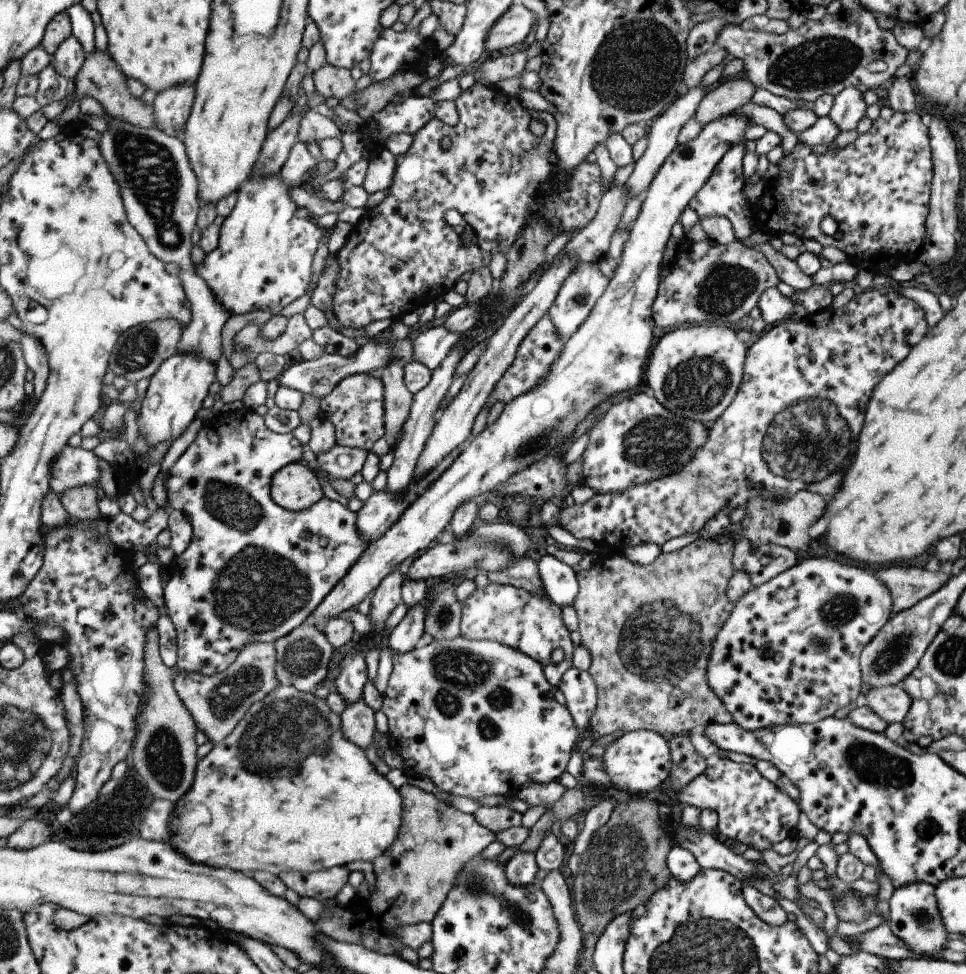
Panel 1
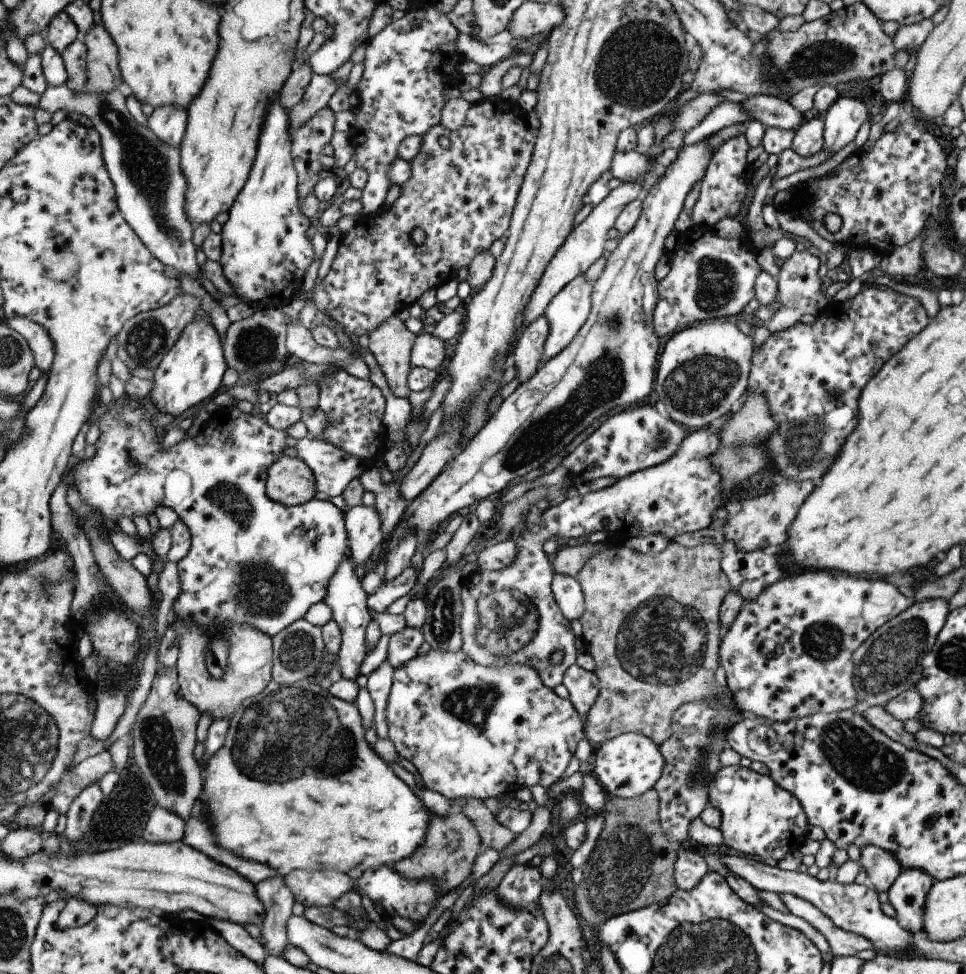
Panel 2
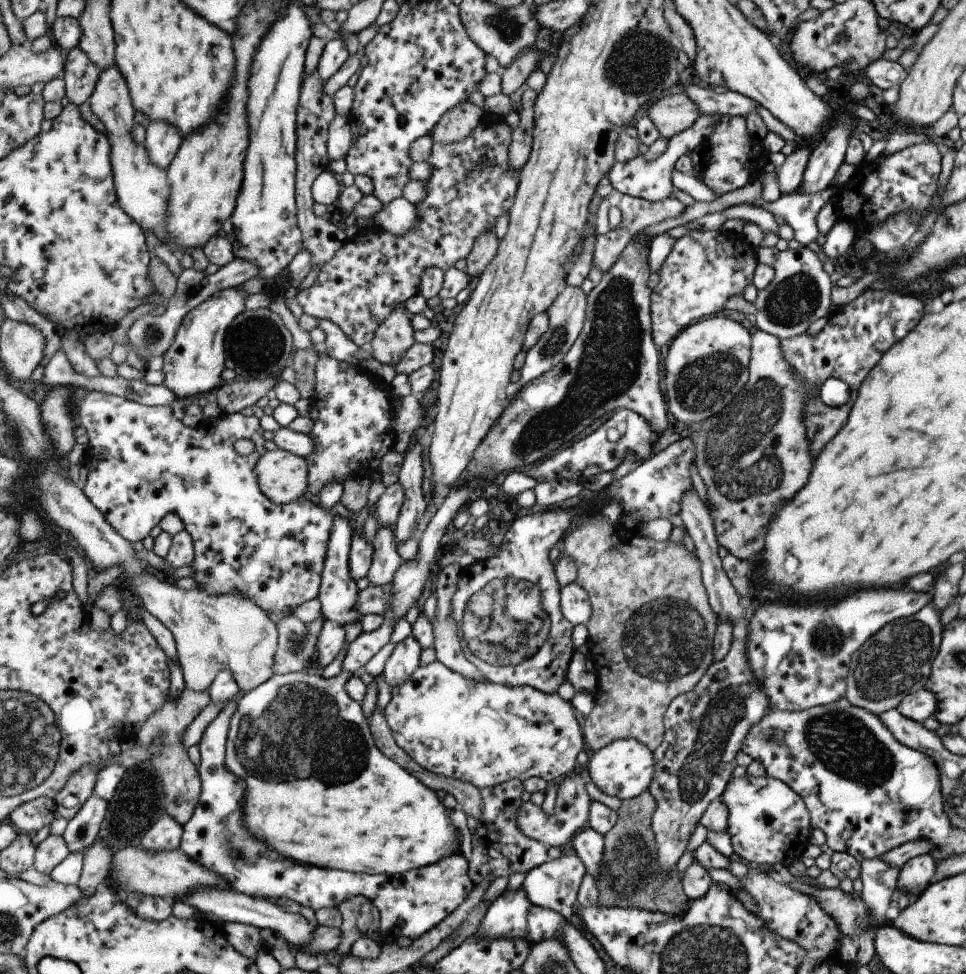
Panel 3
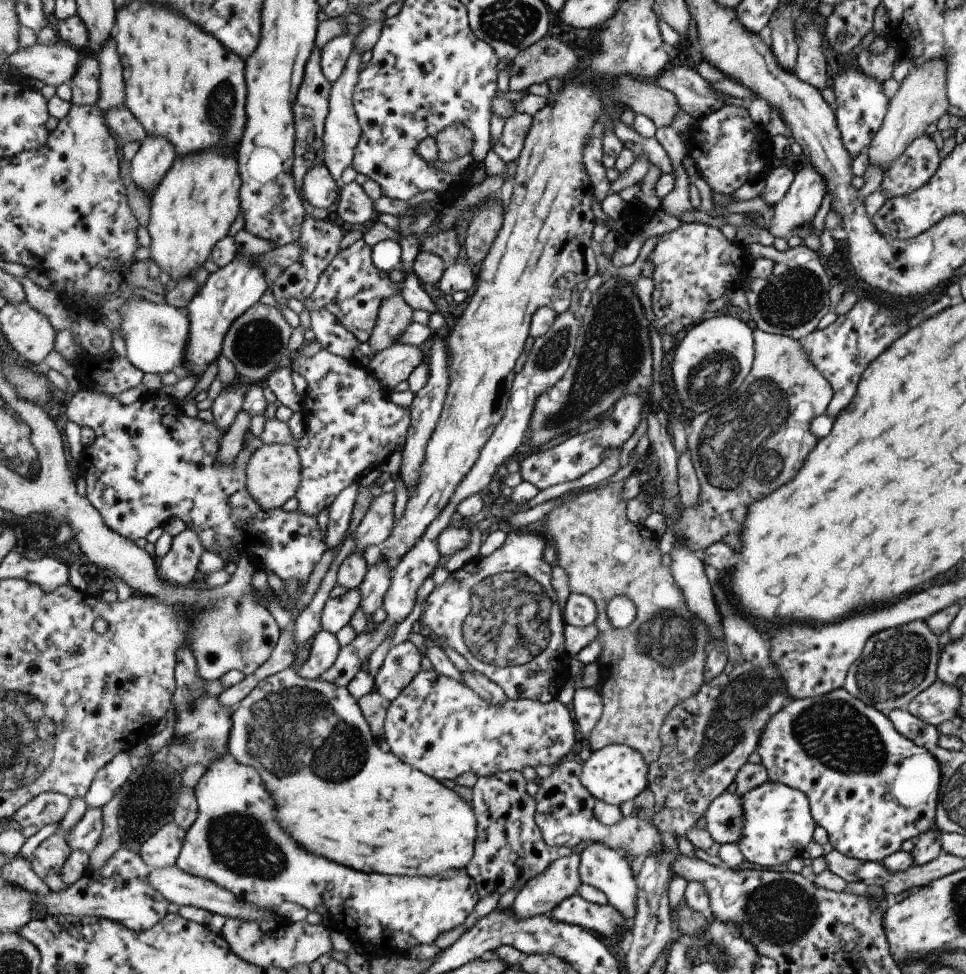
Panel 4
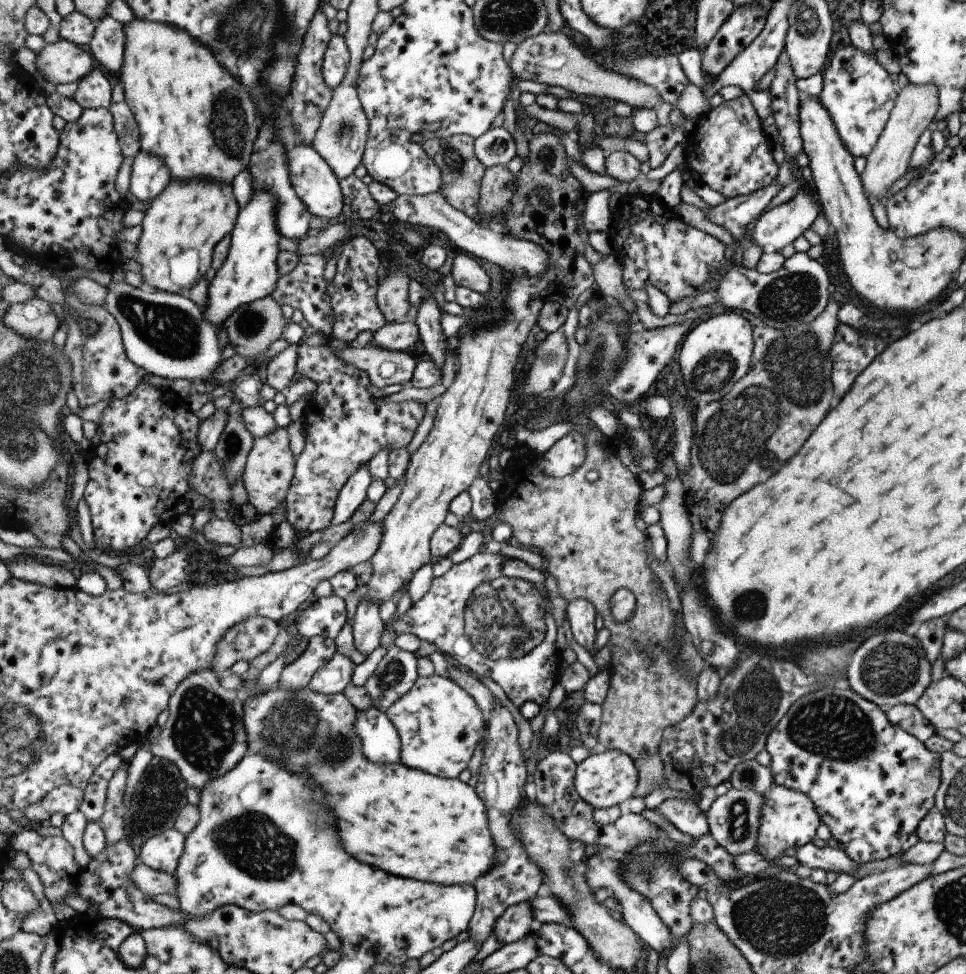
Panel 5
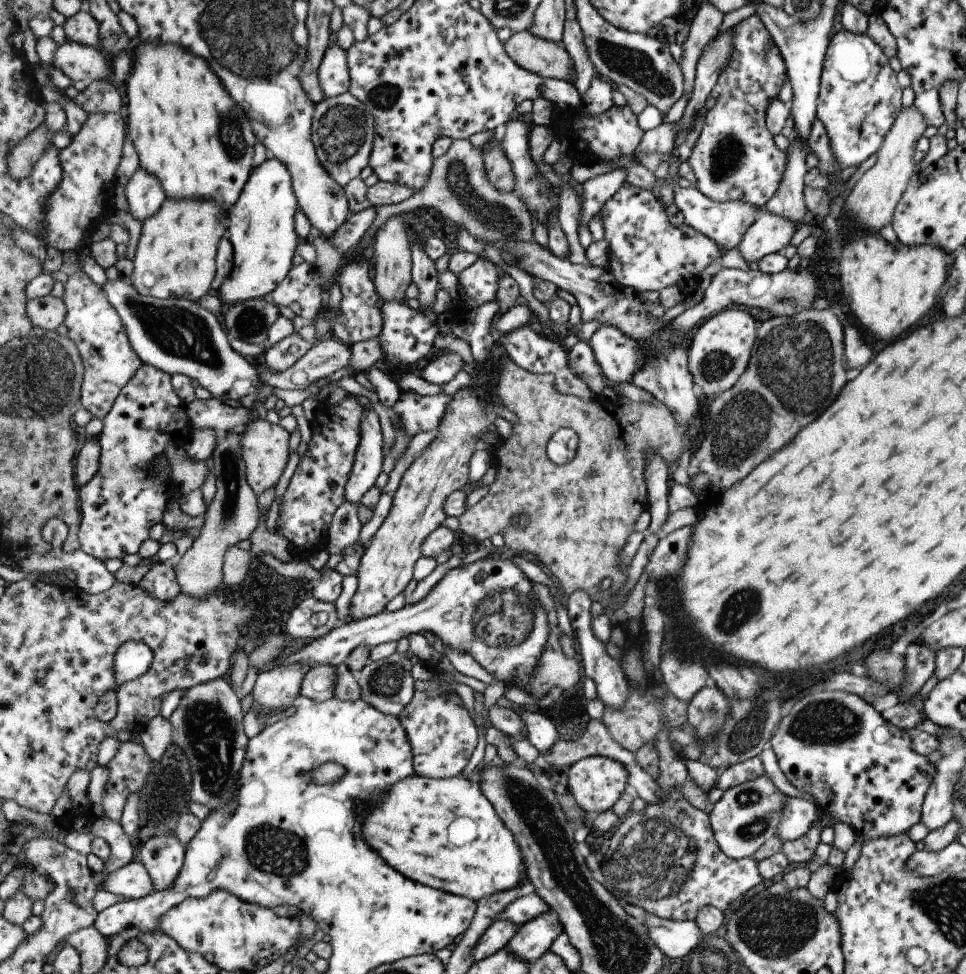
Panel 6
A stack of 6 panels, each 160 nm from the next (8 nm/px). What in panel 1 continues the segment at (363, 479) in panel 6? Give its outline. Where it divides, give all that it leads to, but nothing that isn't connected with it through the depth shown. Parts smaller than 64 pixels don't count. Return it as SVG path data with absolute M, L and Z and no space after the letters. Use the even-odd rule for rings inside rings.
M357 650L356 654L347 654L340 663L336 677L336 688L351 707L363 698L363 690L367 686L368 666L366 656Z

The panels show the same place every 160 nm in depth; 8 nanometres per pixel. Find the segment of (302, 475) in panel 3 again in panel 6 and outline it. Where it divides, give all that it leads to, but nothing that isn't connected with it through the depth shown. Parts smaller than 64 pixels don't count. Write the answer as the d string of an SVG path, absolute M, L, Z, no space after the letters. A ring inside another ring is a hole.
M259 418L253 420L251 424L247 424L242 435L241 446L243 446L247 480L257 496L263 495L263 492L269 488L277 486L277 482L281 480L281 476L289 464L289 454L291 453L289 438L291 438L291 434L282 425L271 424L265 418Z

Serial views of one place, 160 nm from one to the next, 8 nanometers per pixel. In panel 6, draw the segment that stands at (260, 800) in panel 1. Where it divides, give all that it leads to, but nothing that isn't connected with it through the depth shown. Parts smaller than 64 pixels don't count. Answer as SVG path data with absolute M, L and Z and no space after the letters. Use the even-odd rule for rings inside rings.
M416 774L411 776L411 778L401 780L401 782L391 788L390 794L386 796L386 799L382 803L380 802L374 811L371 811L370 819L363 824L363 836L365 836L365 840L370 842L371 849L375 848L375 852L379 852L379 856L383 860L387 860L387 865L391 864L395 870L401 872L404 876L443 892L471 898L476 903L481 902L485 896L493 896L497 892L511 890L511 888L519 886L521 882L530 880L529 874L527 874L527 860L523 856L525 852L523 852L522 846L519 845L518 838L511 832L503 818L499 816L498 810L495 809L495 806L491 804L489 798L483 793L481 785L473 778L467 780L467 778L463 778L460 775L451 779L437 780Z

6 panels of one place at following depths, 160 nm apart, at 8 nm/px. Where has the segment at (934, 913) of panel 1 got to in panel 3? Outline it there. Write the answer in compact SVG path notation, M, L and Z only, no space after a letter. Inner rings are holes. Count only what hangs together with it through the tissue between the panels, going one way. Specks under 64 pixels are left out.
M930 854L910 858L896 874L894 892L907 892L917 896L929 884L936 870L936 863Z

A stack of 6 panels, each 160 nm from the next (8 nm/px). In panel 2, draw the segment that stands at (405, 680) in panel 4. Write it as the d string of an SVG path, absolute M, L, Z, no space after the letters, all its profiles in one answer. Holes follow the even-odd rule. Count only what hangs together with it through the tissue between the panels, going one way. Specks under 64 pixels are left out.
M409 625L393 633L390 636L388 648L389 662L395 669L401 668L419 654L419 648L421 648L421 644L425 644L425 641L424 632Z

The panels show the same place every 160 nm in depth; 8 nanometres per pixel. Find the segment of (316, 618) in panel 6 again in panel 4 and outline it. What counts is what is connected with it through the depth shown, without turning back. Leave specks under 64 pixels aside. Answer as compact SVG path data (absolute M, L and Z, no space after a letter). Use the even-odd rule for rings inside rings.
M350 589L340 597L330 598L323 611L322 625L325 631L338 632L351 622L353 615L361 609L362 590Z

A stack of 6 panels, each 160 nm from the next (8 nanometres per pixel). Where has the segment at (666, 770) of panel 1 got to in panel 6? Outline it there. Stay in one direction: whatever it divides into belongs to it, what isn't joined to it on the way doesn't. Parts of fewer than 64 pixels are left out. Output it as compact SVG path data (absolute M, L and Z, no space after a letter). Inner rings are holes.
M603 756L588 757L576 764L573 764L568 771L569 790L575 798L582 812L603 813L610 811L615 802L623 796L630 784L630 773L625 765L617 760L612 760Z

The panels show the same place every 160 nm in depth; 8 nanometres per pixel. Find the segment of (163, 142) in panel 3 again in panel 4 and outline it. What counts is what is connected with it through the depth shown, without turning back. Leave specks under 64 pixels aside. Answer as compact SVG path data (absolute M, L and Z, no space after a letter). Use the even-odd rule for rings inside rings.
M148 135L131 160L131 177L137 187L153 192L174 165L178 152L163 135Z

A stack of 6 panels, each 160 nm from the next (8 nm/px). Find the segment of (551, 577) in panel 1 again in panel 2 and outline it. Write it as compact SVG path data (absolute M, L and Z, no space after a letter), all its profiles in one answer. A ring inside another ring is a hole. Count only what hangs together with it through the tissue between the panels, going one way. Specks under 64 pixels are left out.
M556 572L552 587L563 614L570 621L581 620L586 609L586 602L579 579Z

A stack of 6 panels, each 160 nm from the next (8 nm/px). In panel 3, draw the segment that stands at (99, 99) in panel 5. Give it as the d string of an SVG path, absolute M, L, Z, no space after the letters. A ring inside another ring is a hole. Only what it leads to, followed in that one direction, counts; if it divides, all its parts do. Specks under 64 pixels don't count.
M81 47L67 53L63 78L66 80L66 96L69 102L85 104L95 92L101 78L101 70Z

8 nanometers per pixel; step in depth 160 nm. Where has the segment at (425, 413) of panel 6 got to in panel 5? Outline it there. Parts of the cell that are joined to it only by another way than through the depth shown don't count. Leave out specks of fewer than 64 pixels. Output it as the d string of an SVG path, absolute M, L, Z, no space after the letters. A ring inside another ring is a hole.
M329 341L324 346L308 346L303 344L299 350L297 371L303 377L315 382L316 394L307 403L306 410L323 410L325 414L315 414L315 422L311 422L309 428L305 428L306 445L304 451L297 457L297 467L289 494L285 503L288 522L300 535L303 532L315 532L325 530L334 524L335 506L339 500L339 494L346 487L347 482L359 471L359 468L370 464L383 448L396 449L407 448L417 432L417 426L425 416L425 403L411 400L399 404L377 404L371 392L367 390L372 385L369 374L351 364L345 364L335 354L334 342Z

